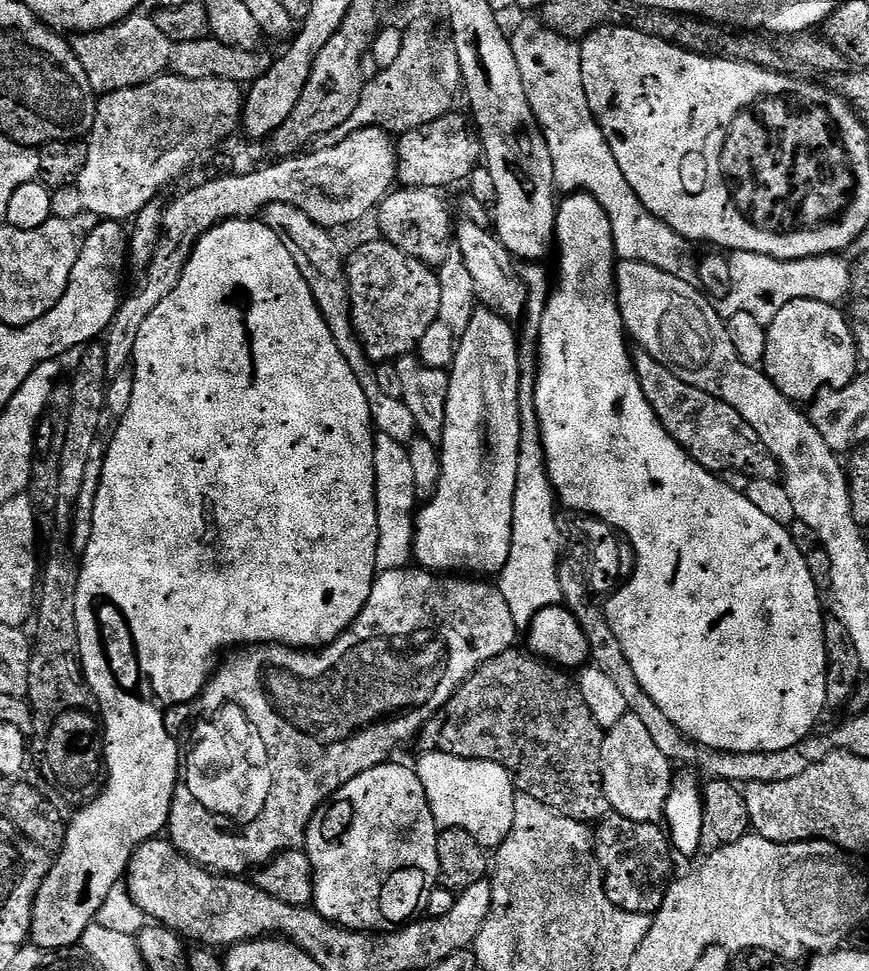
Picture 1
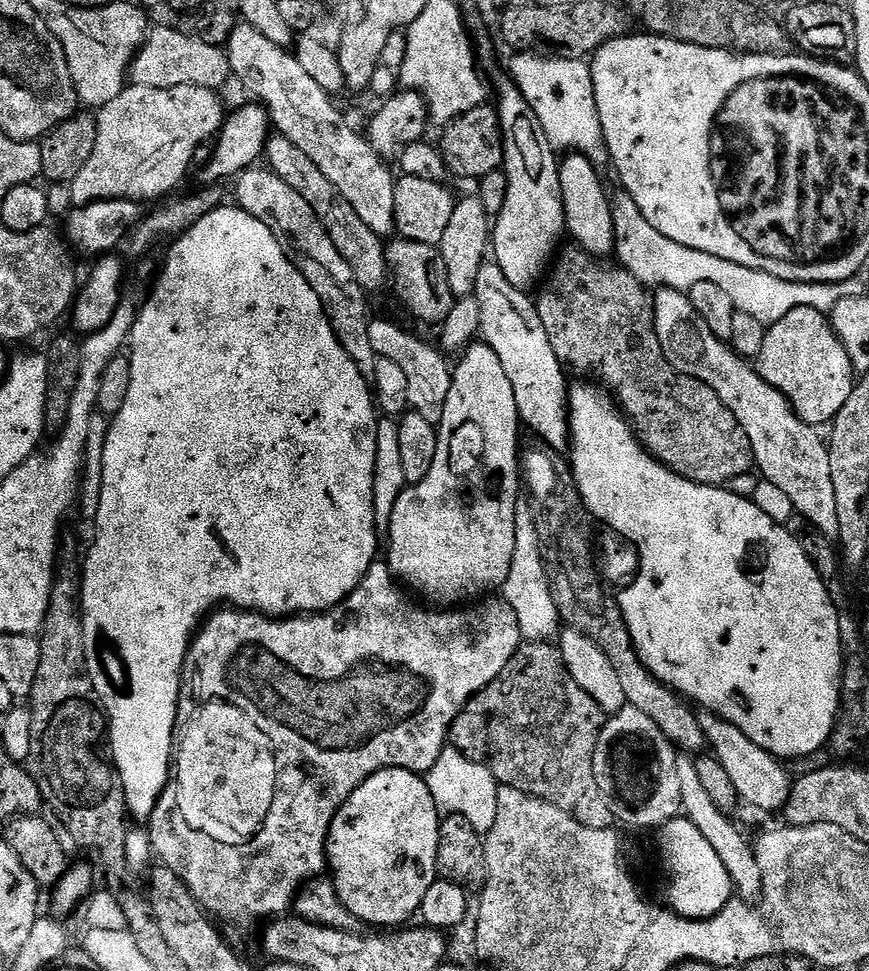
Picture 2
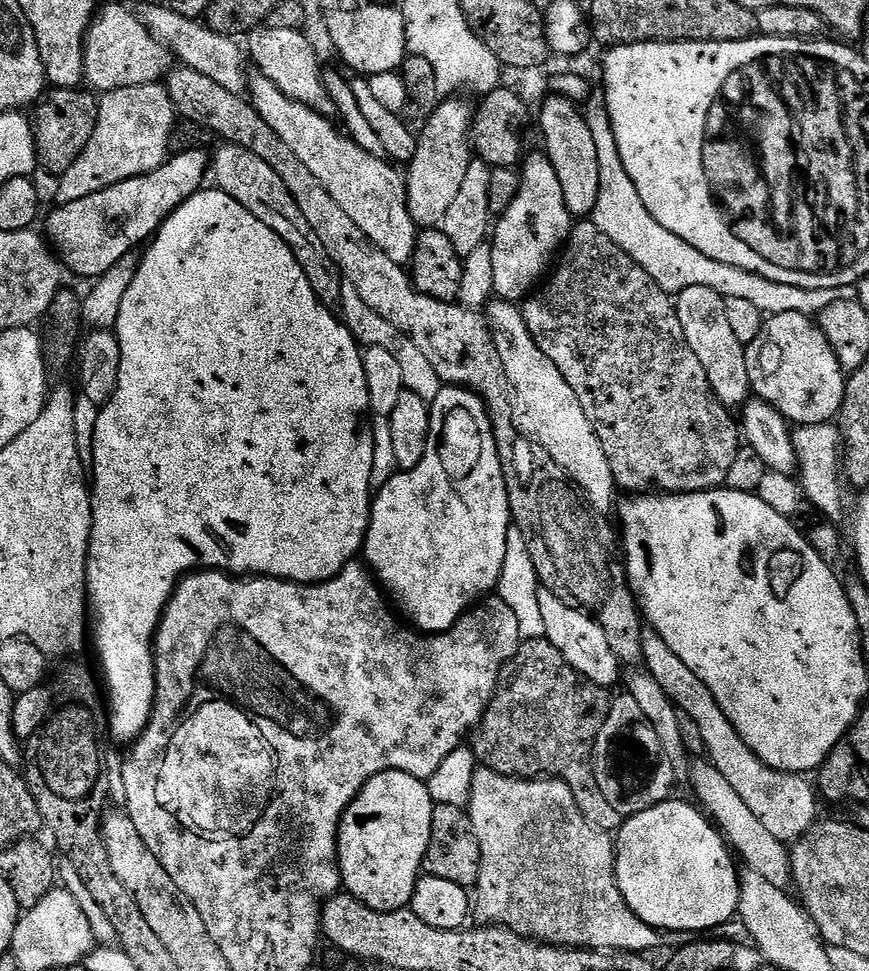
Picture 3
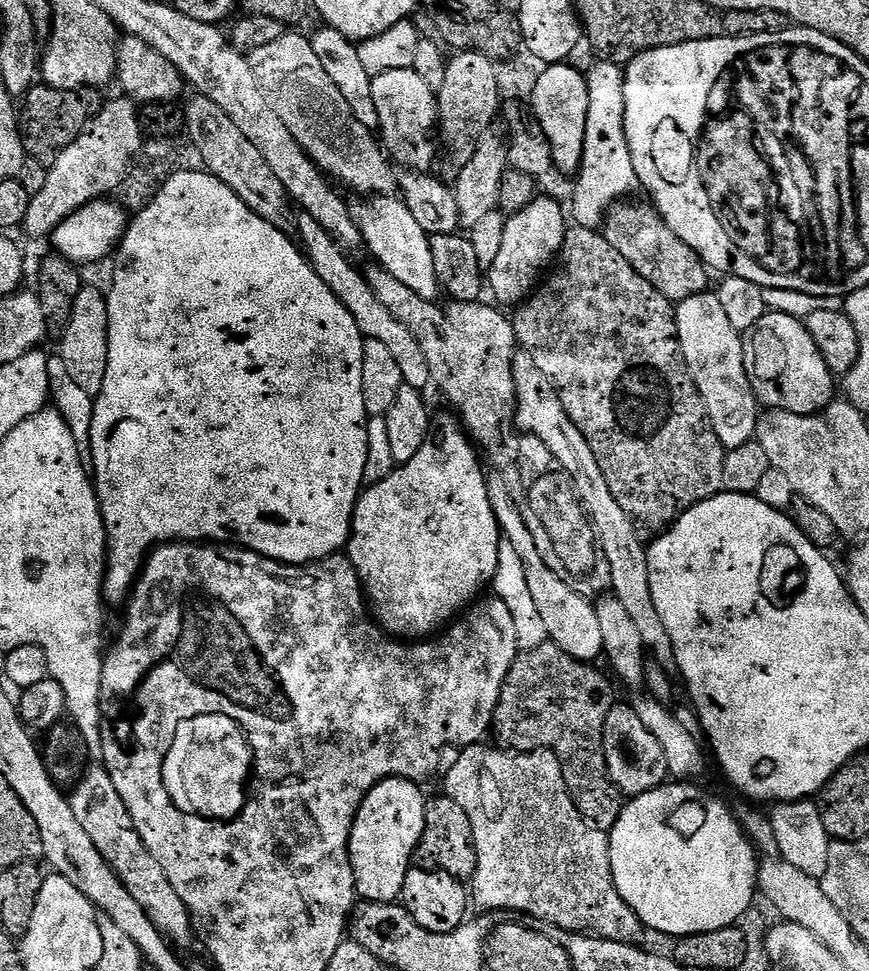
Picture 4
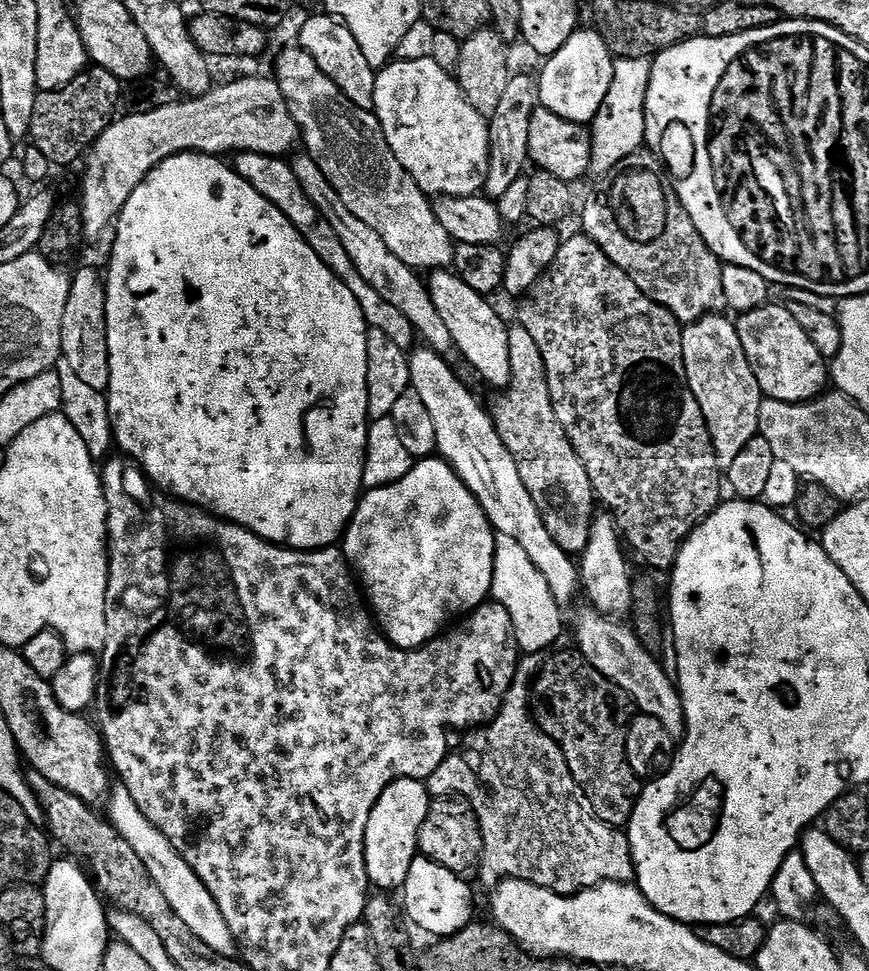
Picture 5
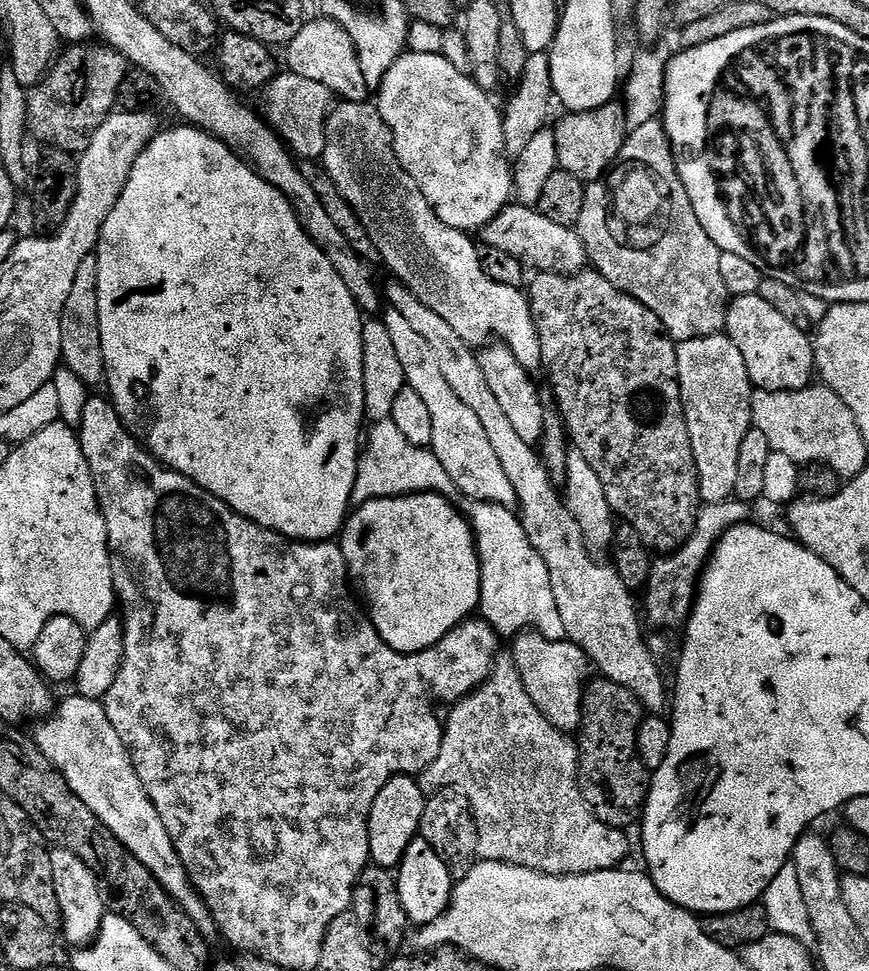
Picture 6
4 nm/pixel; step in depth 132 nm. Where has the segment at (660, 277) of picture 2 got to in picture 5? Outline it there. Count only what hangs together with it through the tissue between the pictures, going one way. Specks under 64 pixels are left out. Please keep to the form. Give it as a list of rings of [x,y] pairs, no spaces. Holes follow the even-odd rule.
[[[617,59],[614,66],[610,90],[590,125],[592,136],[589,173],[594,176],[604,175],[622,161],[637,155],[644,144],[645,96],[651,63],[647,59]]]

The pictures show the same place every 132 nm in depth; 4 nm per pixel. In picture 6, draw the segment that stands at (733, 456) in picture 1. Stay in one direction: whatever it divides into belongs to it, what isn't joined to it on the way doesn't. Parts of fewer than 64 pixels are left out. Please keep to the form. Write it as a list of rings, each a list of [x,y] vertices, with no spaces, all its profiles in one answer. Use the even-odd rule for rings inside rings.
[[[595,270],[576,272],[572,276],[559,276],[553,272],[533,275],[527,285],[526,295],[542,346],[542,368],[543,371],[548,371],[548,376],[552,379],[552,392],[556,395],[556,404],[560,407],[558,412],[570,437],[571,447],[580,452],[582,458],[590,462],[590,466],[594,466],[594,474],[598,474],[598,482],[602,482],[602,490],[606,490],[606,502],[610,502],[613,513],[634,529],[645,546],[656,554],[675,552],[690,538],[702,507],[698,490],[698,470],[694,466],[690,430],[686,426],[686,414],[682,406],[676,357],[677,345],[665,333],[662,322],[658,314],[654,314],[654,310],[642,306],[642,302],[638,302],[630,294],[618,290],[618,286],[614,286],[604,275]]]

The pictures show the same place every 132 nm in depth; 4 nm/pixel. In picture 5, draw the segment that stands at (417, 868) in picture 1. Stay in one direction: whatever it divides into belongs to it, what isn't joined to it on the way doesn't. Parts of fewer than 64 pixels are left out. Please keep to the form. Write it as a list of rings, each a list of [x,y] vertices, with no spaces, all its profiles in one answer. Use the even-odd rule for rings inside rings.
[[[396,780],[390,786],[386,786],[386,790],[378,798],[370,814],[370,822],[366,822],[364,839],[368,883],[373,889],[403,889],[410,874],[410,866],[418,855],[418,834],[422,830],[422,822],[426,822],[429,803],[428,785],[422,780]]]

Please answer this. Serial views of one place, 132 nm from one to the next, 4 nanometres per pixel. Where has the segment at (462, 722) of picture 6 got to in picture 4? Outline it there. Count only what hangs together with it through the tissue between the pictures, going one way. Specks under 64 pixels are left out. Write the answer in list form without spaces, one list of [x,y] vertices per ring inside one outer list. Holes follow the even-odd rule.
[[[488,742],[472,744],[468,748],[459,749],[456,761],[452,764],[452,769],[448,773],[445,771],[443,795],[449,796],[462,810],[466,810],[466,818],[470,818],[472,829],[474,830],[474,842],[476,843],[476,873],[472,875],[470,881],[470,900],[488,914],[501,914],[500,912],[529,912],[532,916],[537,916],[540,920],[545,920],[548,924],[553,924],[556,930],[587,930],[589,933],[604,937],[605,940],[623,940],[625,942],[635,941],[636,935],[642,931],[642,925],[630,910],[630,906],[618,894],[614,886],[612,877],[612,867],[610,866],[610,846],[608,845],[608,832],[604,831],[588,820],[580,812],[576,805],[575,798],[567,788],[564,768],[552,751],[541,750],[536,752],[514,752],[503,746],[491,748]]]

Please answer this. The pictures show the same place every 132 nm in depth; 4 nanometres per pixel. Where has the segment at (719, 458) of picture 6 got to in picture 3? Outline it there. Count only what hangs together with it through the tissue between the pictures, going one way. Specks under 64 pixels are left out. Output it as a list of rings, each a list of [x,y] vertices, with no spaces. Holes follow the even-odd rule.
[[[690,286],[676,294],[674,299],[678,322],[682,322],[686,342],[690,350],[698,354],[698,362],[702,362],[706,370],[706,378],[710,378],[712,393],[730,410],[743,409],[753,395],[748,369],[749,353],[746,345],[738,342],[738,337],[730,326],[725,297],[710,290],[710,286]]]

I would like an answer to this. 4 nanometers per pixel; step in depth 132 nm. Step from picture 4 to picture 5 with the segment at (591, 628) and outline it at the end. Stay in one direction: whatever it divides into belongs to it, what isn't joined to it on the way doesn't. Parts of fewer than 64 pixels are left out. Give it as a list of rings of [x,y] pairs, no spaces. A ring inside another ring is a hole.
[[[430,347],[418,348],[408,358],[412,379],[410,388],[418,394],[418,398],[422,398],[434,421],[436,452],[456,471],[458,478],[466,482],[470,494],[474,494],[497,533],[514,538],[514,542],[530,554],[530,562],[542,570],[556,603],[567,606],[576,592],[578,596],[581,591],[577,561],[562,550],[554,538],[550,538],[550,530],[546,530],[546,522],[542,522],[542,514],[538,514],[538,506],[534,506],[534,498],[530,498],[530,490],[526,490],[526,482],[522,482],[522,474],[518,474],[518,466],[510,450],[506,450],[489,409],[476,401],[475,394],[456,377],[455,370],[448,365],[445,357],[439,356]]]

